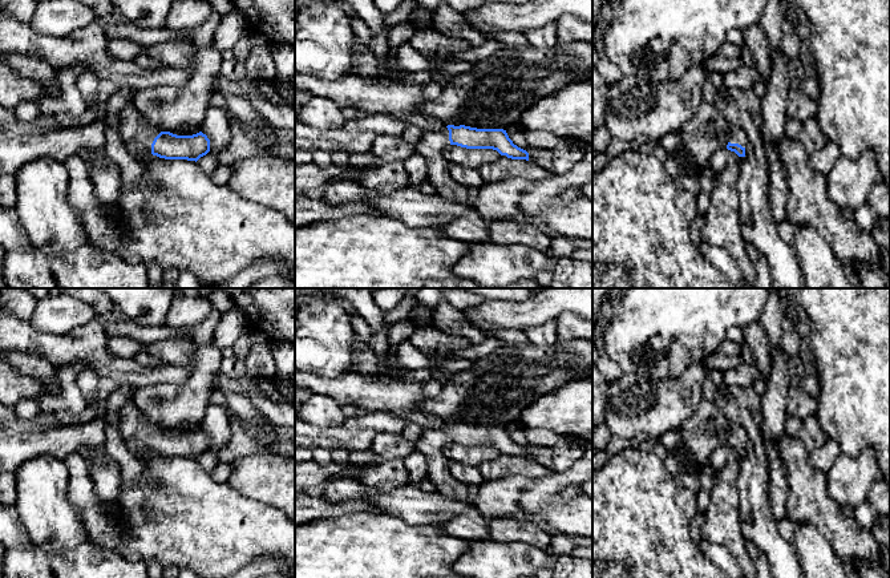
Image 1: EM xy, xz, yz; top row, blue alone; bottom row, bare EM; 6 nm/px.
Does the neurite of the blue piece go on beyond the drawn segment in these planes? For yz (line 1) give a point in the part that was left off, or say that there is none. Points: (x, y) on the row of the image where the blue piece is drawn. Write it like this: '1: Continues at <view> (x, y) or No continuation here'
1: Continues at yz (737, 136)

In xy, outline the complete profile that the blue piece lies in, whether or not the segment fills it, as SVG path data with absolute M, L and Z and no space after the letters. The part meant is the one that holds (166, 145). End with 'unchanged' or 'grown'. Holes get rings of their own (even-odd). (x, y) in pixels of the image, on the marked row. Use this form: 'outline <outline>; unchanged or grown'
outline M129 102L120 113L120 133L128 151L141 163L149 154L165 159L198 161L210 151L210 140L202 132L177 136L159 132L142 118L141 112Z; grown

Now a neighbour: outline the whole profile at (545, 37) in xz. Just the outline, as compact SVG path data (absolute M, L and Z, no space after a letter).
M555 24L545 25L537 31L525 31L522 35L527 39L529 45L534 48L549 49L558 43Z

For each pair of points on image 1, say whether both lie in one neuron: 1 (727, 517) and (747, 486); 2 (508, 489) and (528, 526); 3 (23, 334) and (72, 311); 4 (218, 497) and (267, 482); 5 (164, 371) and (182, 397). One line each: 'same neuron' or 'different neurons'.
1: different neurons
2: different neurons
3: different neurons
4: different neurons
5: different neurons

